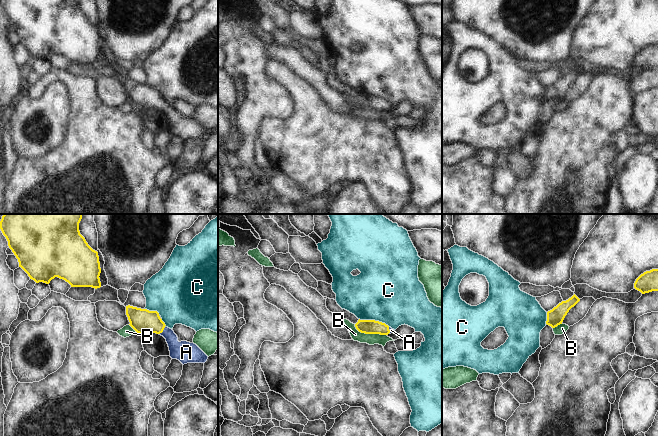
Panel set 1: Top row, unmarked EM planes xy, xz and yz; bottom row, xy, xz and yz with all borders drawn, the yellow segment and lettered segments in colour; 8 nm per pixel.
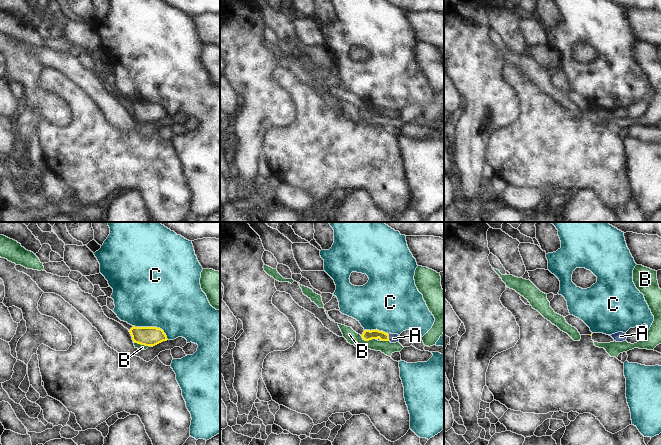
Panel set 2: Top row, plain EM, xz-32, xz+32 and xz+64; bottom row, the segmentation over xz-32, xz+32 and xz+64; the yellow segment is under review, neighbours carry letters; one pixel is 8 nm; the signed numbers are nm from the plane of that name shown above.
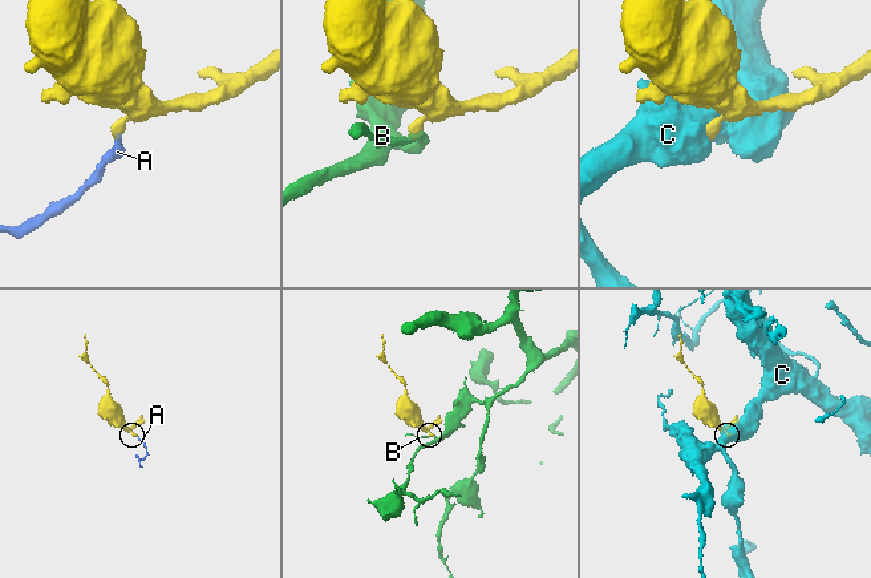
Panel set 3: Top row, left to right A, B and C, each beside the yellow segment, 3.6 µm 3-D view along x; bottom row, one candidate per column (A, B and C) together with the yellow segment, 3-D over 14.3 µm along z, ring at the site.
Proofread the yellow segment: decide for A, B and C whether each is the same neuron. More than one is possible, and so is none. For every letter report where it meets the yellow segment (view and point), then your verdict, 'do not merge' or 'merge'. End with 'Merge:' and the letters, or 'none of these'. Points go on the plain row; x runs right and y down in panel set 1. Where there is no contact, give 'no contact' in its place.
A: contact xy (163, 105); merge
B: contact xz (369, 109); do not merge
C: contact xz (374, 96); do not merge
Merge: A

